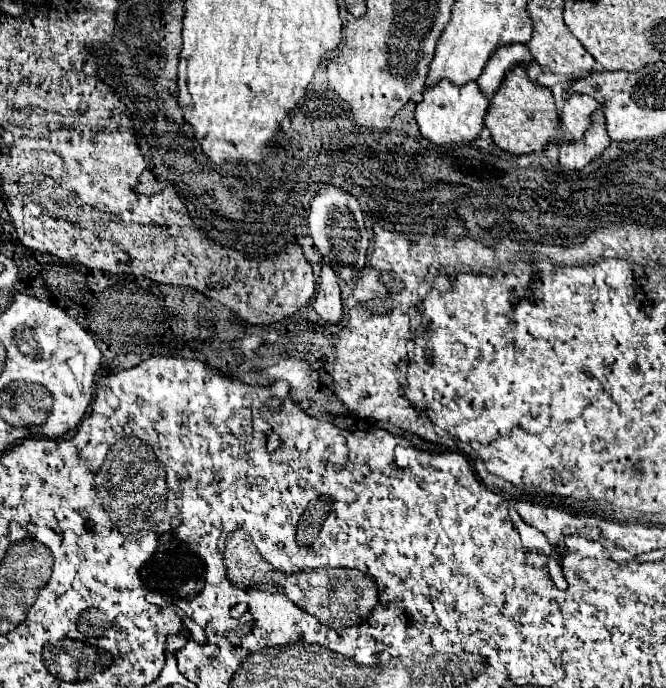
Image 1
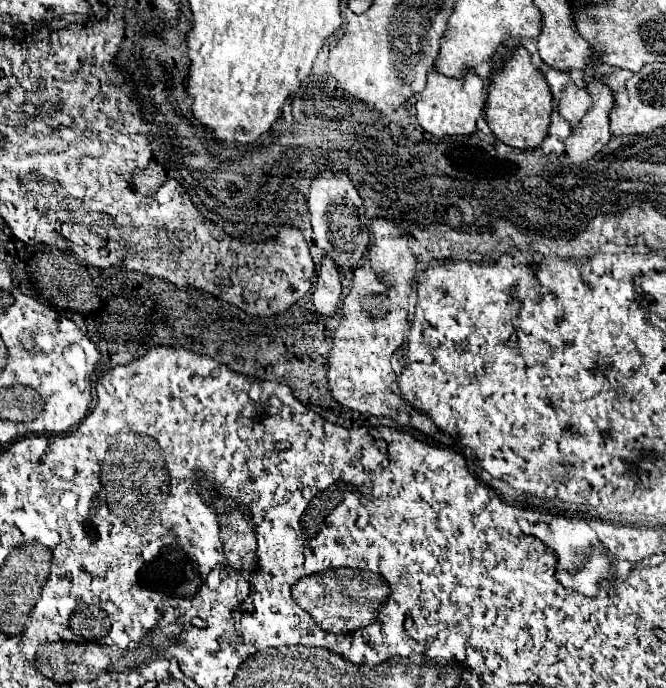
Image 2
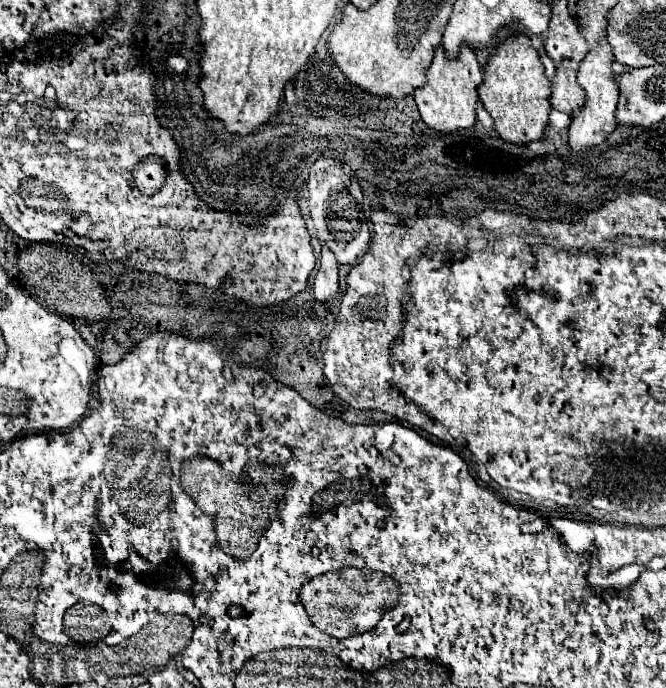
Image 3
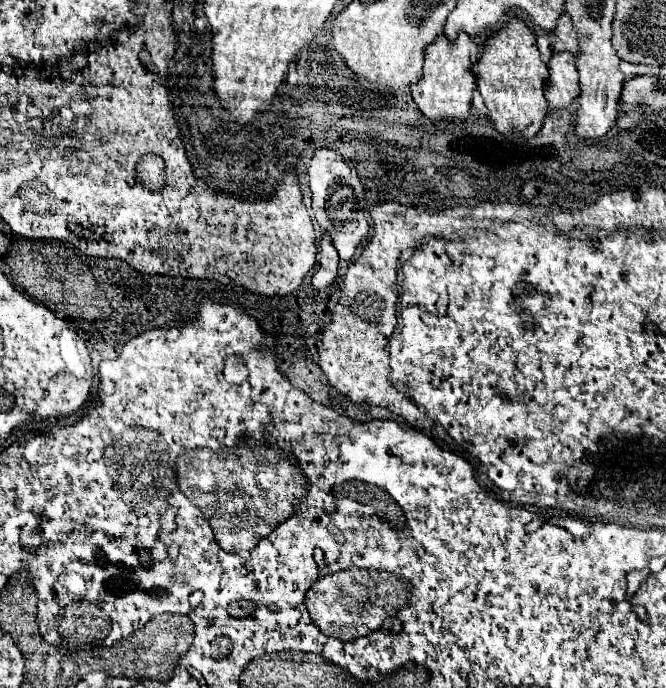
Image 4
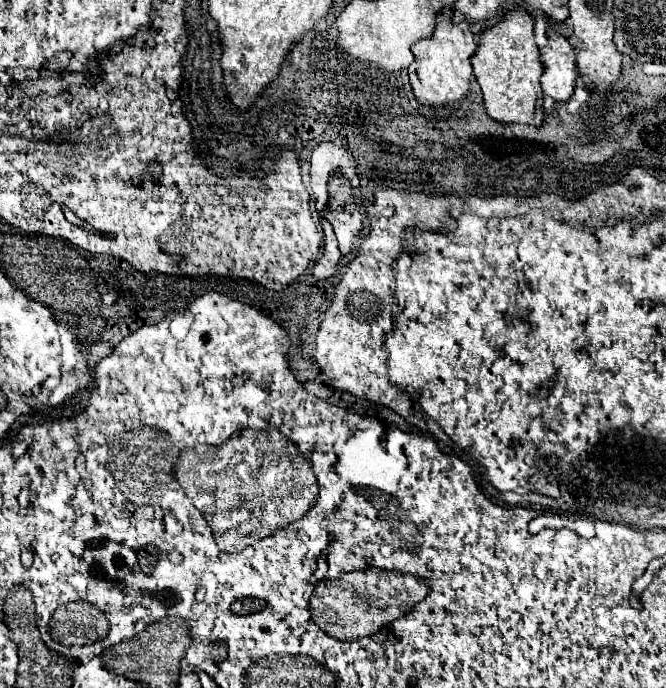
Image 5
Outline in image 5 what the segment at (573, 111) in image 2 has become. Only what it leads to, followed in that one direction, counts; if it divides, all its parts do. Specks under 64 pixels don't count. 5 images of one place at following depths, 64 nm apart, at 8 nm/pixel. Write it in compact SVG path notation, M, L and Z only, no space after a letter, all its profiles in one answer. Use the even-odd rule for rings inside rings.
M550 34L548 44L540 48L544 66L542 82L548 84L548 96L554 100L568 100L578 77L576 54L562 34Z

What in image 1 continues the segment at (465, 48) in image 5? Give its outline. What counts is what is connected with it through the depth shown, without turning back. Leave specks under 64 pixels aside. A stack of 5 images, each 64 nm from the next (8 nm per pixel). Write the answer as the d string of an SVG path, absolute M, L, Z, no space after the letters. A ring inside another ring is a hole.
M440 80L438 84L432 84L424 90L422 102L418 102L416 110L416 122L420 126L420 134L434 144L452 144L452 142L466 142L474 140L482 126L484 116L490 102L482 92L478 92L476 82L468 82L464 86L452 84L450 80Z

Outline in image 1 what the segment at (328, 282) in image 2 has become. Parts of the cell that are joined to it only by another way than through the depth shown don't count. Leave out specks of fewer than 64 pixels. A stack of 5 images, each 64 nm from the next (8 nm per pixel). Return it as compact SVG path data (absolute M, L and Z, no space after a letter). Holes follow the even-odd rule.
M324 264L320 270L320 282L318 282L312 306L320 314L322 320L336 324L342 318L340 284L338 284L338 276L330 264Z

